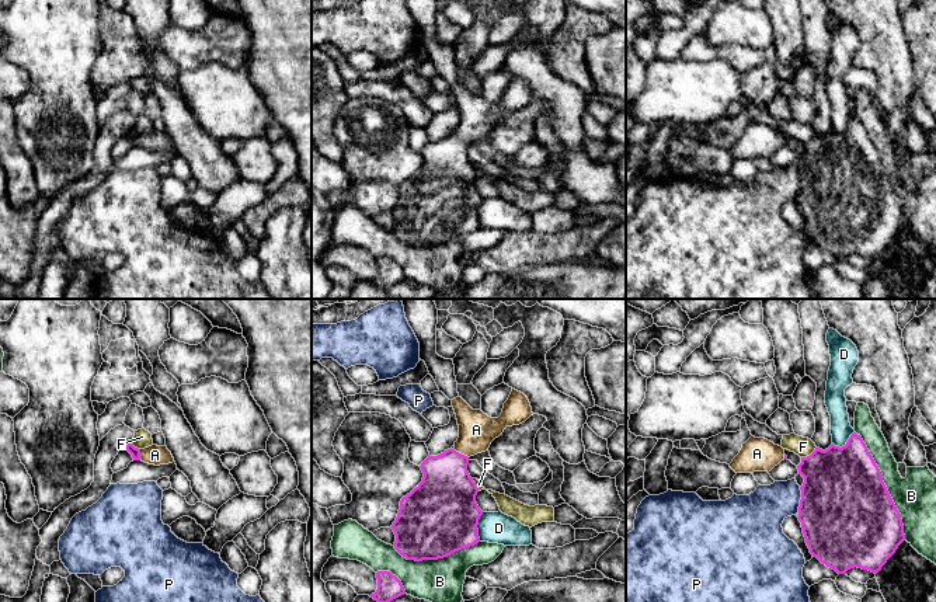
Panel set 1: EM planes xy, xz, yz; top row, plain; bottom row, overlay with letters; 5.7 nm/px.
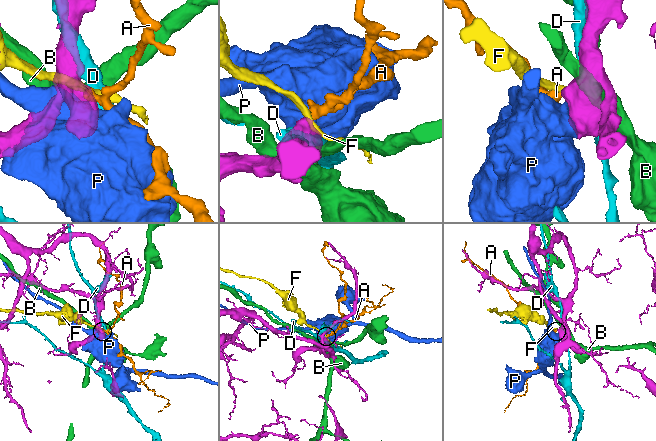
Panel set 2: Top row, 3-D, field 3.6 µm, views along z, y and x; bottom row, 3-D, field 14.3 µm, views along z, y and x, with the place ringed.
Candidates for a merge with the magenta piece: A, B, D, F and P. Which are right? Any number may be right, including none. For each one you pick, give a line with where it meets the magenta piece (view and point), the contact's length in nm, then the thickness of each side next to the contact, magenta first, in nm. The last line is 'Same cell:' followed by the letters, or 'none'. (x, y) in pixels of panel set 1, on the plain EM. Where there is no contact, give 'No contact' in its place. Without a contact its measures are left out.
A: Touches magenta at xz (460, 139). Shared border 100 nm. Thickness 320 nm (magenta) against 200 nm
Same cell: A

